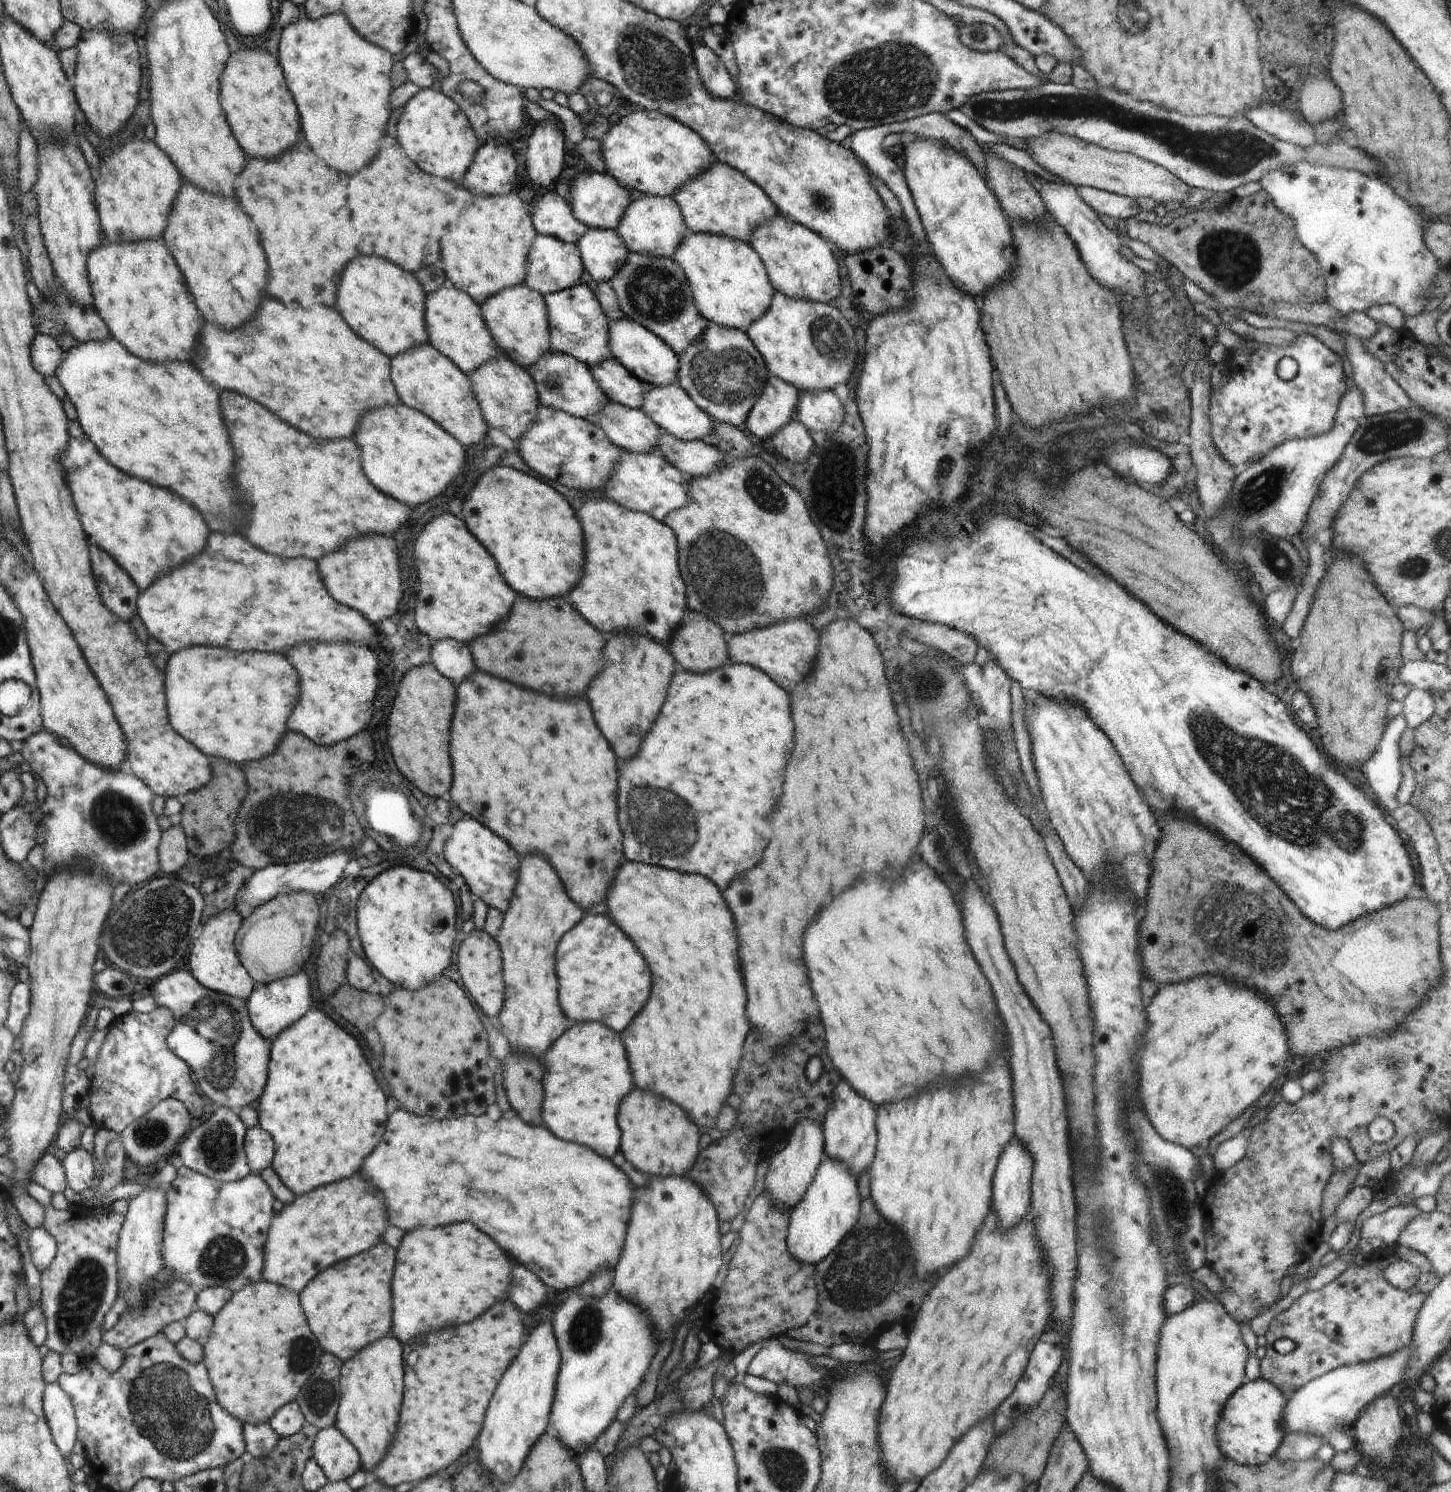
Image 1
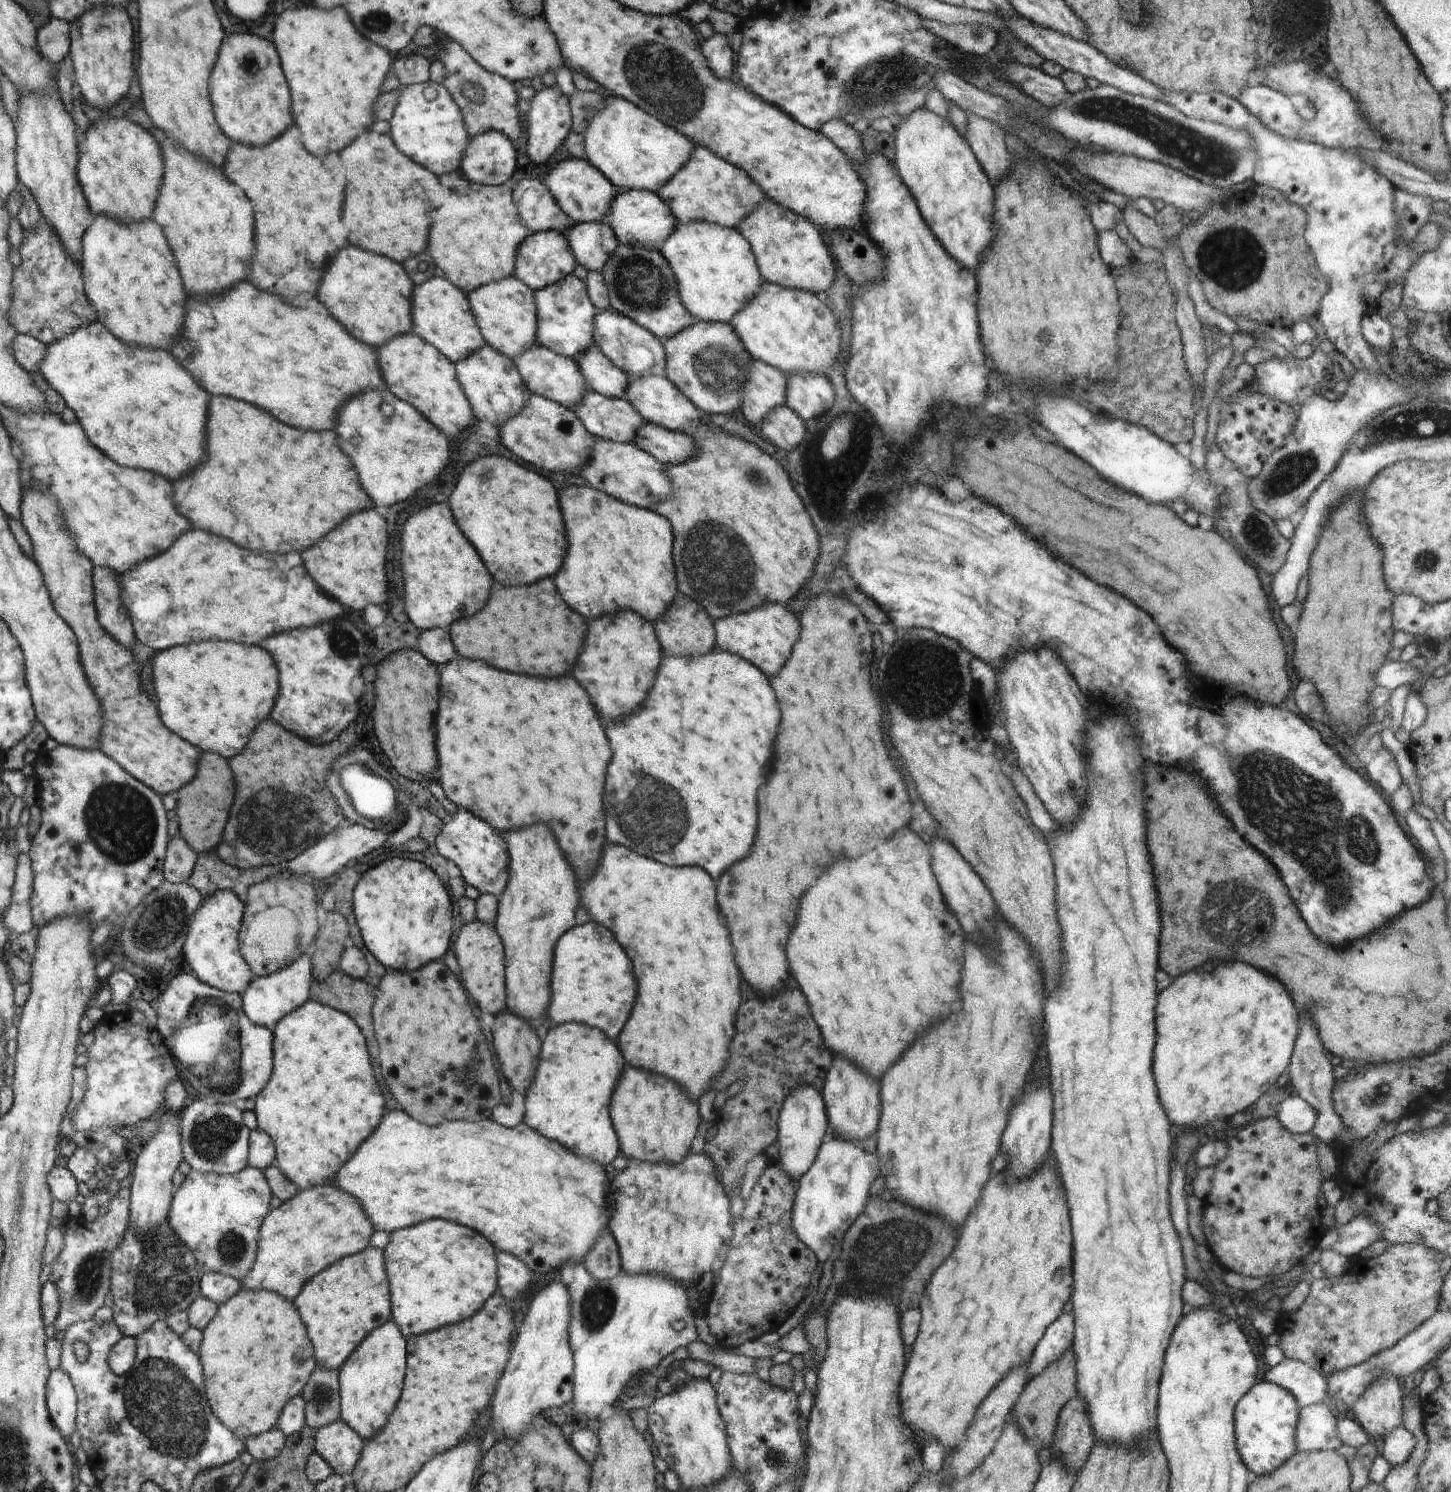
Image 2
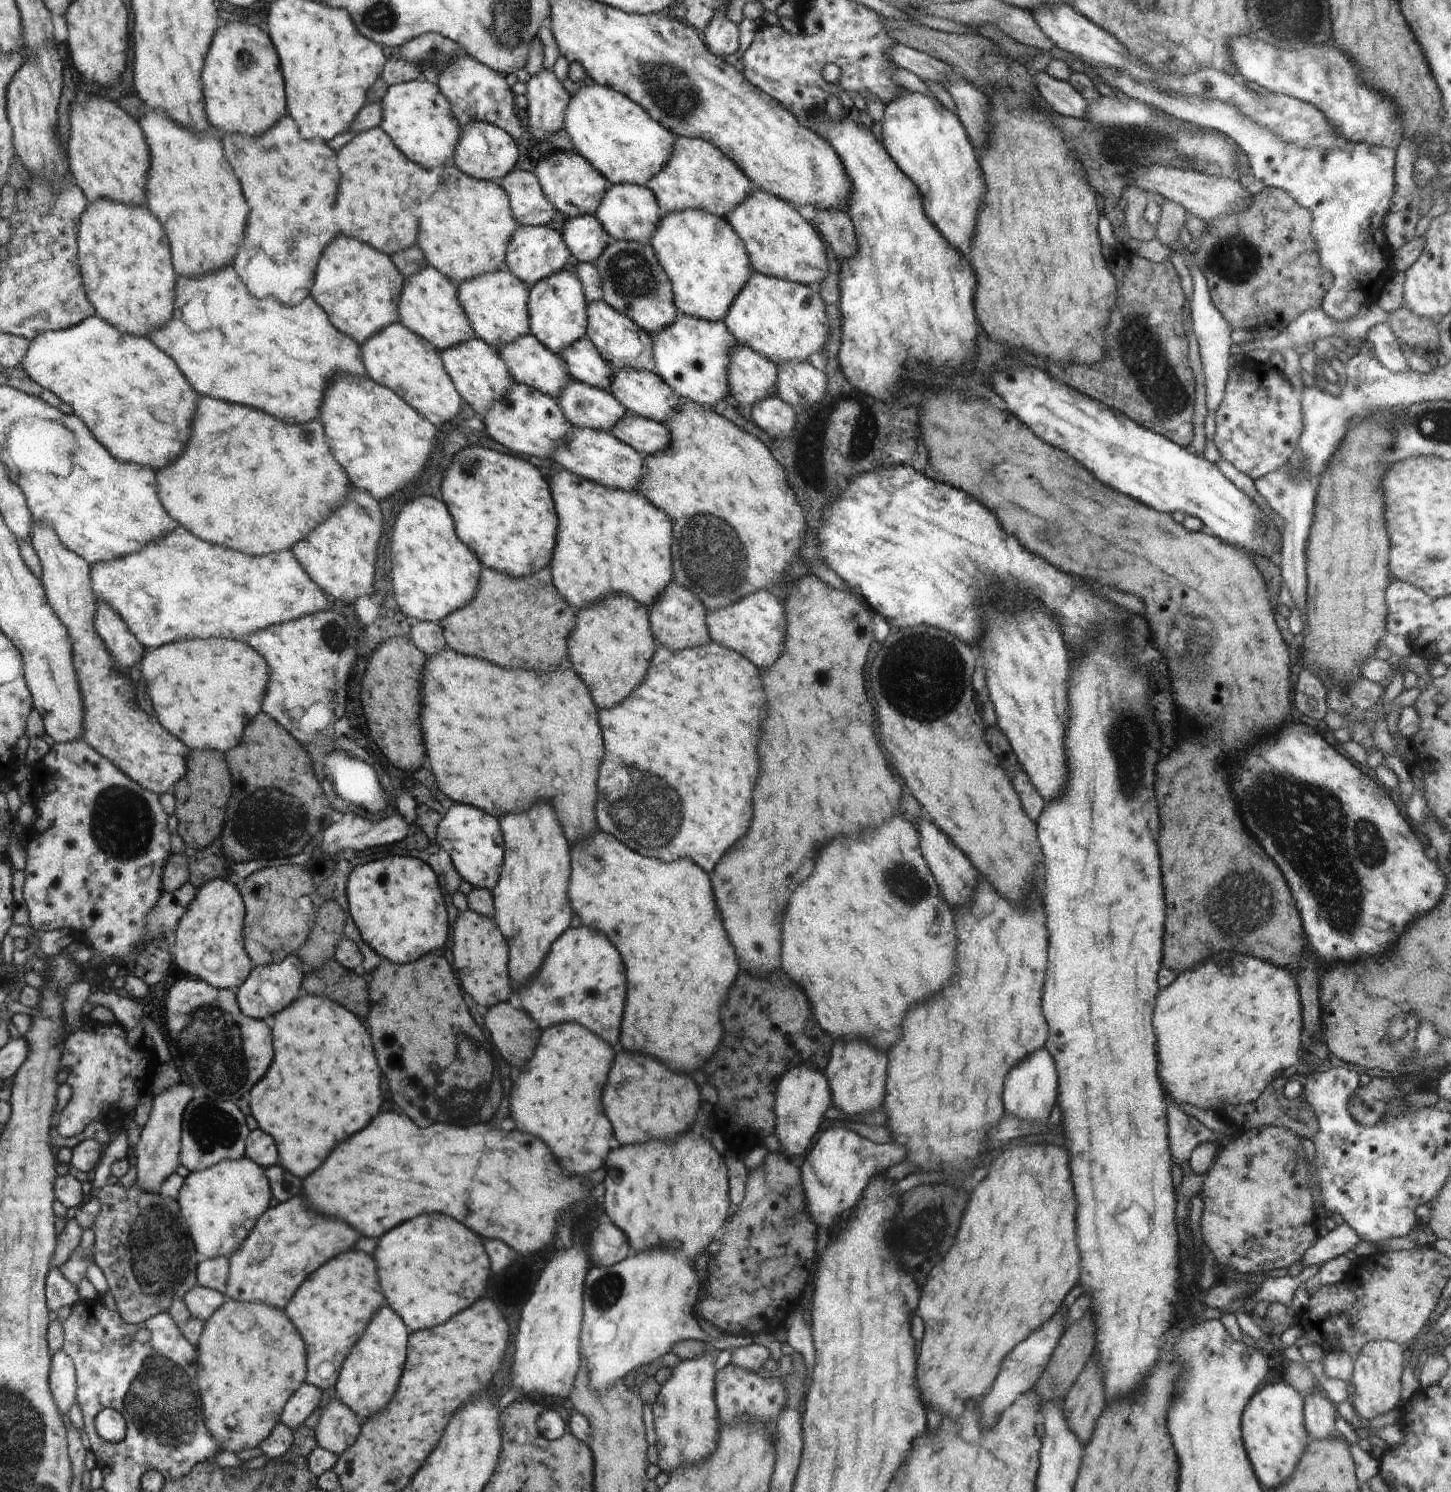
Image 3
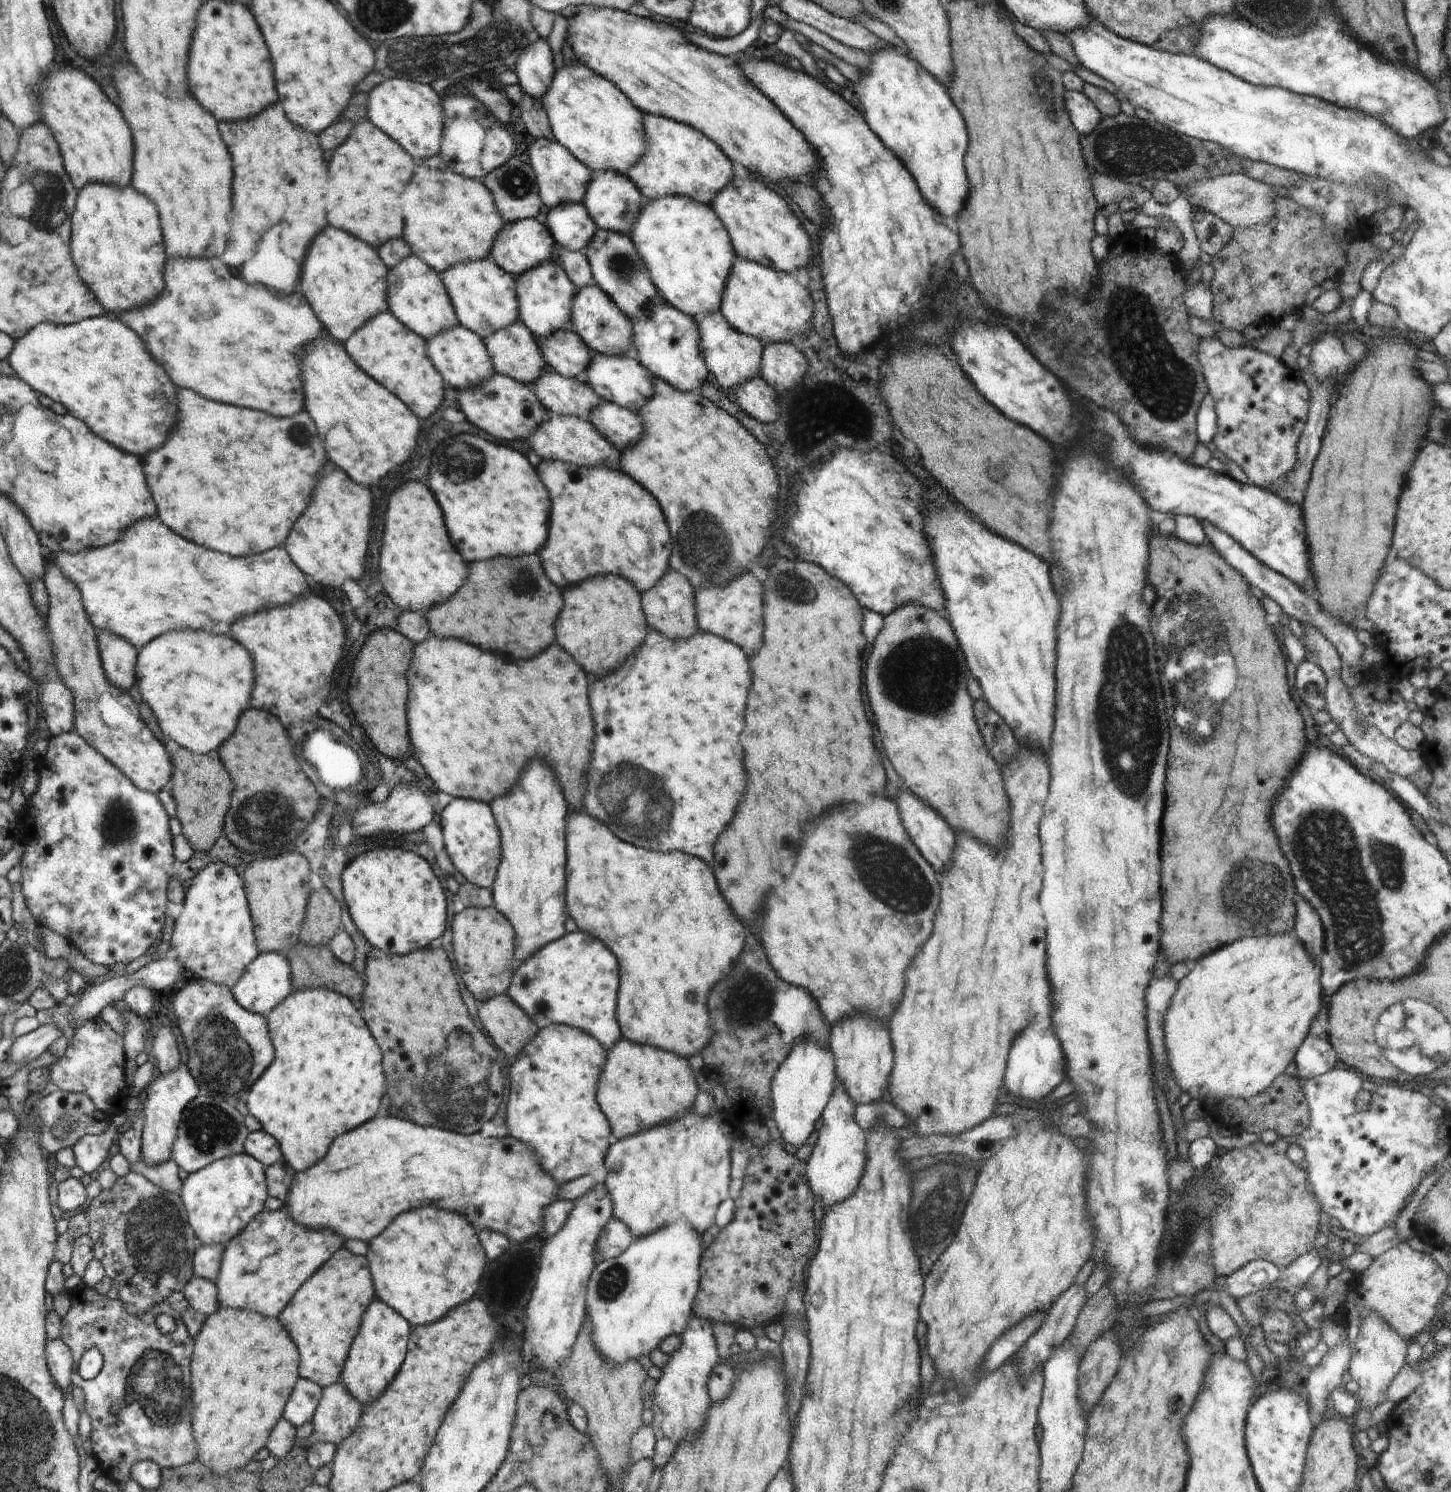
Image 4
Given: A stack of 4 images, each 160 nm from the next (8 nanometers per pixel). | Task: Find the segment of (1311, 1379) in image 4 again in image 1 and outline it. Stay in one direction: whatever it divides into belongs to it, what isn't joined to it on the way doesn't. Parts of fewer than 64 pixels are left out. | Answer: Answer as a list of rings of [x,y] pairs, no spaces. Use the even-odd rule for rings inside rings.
[[[1285,1433],[1273,1457],[1284,1462],[1312,1460],[1317,1450],[1326,1444],[1320,1437],[1304,1433]]]

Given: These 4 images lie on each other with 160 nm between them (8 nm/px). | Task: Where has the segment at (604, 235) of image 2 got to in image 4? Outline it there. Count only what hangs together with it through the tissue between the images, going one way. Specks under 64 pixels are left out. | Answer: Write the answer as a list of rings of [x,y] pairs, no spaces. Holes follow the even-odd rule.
[[[564,203],[547,215],[558,245],[571,251],[584,252],[596,236],[598,226],[583,203]]]

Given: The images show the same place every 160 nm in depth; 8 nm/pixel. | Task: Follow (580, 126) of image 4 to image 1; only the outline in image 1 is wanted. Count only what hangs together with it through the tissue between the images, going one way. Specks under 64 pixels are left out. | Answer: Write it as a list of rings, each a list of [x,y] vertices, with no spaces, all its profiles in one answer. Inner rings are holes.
[[[658,111],[631,112],[622,119],[614,118],[610,130],[601,140],[601,150],[605,160],[606,170],[615,179],[620,180],[626,188],[644,192],[655,197],[672,197],[679,189],[682,189],[689,181],[703,174],[713,166],[713,156],[710,145],[687,125],[666,116]]]

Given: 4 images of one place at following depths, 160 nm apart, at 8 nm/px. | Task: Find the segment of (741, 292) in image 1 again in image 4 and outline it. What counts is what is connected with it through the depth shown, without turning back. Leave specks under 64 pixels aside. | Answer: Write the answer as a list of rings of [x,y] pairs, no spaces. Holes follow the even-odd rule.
[[[666,195],[662,199],[645,200],[638,218],[628,235],[648,265],[653,283],[664,300],[680,312],[693,316],[698,323],[705,316],[720,311],[727,278],[731,274],[737,255],[730,235],[714,209],[687,196]]]

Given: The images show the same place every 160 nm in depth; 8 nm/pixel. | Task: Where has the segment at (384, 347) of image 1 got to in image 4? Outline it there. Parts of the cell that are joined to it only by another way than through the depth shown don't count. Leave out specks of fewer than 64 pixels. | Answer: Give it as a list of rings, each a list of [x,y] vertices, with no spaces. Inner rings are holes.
[[[328,228],[328,232],[324,232],[320,240],[316,238],[314,246],[308,248],[303,276],[300,276],[301,294],[311,304],[312,312],[325,330],[343,344],[376,314],[388,311],[387,275],[387,264],[380,260],[374,246],[348,232]]]

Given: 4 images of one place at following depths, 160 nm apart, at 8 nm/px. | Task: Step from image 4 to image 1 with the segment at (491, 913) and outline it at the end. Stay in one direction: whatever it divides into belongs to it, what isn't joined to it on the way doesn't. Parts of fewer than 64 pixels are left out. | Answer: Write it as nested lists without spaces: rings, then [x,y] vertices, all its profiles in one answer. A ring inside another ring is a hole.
[[[473,929],[468,937],[462,941],[458,950],[459,973],[469,995],[472,996],[472,1000],[480,1005],[486,1016],[490,1016],[490,1018],[498,1016],[498,1012],[503,1010],[506,995],[502,970],[500,970],[500,966],[502,966],[500,958],[502,956],[500,956],[498,941],[484,930]]]

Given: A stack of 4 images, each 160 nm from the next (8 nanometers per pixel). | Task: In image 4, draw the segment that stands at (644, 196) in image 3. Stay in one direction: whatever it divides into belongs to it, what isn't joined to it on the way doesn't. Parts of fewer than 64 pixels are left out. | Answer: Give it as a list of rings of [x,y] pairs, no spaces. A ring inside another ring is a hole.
[[[616,171],[593,173],[583,205],[598,228],[615,233],[628,234],[639,220],[645,198],[640,188],[625,174]]]

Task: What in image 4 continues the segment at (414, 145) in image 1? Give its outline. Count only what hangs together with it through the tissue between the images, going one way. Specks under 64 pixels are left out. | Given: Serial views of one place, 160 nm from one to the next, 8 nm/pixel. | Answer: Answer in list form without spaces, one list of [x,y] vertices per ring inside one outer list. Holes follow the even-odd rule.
[[[386,78],[368,92],[367,119],[406,148],[406,152],[412,152],[412,156],[424,160],[441,151],[444,126],[442,103],[442,96],[426,83]]]

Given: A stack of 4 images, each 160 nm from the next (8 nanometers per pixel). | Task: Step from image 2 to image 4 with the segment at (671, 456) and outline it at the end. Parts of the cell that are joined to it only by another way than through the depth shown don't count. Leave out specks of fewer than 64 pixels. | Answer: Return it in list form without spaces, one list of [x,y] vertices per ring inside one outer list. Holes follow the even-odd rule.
[[[601,399],[600,404],[590,412],[588,421],[616,448],[628,448],[642,438],[644,422],[636,413],[622,408],[616,402]]]

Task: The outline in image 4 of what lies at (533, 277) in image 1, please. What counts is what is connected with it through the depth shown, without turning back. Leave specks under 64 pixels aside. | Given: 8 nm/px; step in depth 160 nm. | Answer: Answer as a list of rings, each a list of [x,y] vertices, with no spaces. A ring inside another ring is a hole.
[[[536,219],[506,223],[497,235],[490,258],[514,277],[552,261],[556,248],[548,230]]]

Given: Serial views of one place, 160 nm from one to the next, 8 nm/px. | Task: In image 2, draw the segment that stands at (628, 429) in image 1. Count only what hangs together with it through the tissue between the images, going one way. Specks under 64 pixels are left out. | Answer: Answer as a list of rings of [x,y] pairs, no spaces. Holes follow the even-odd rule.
[[[588,388],[578,405],[570,410],[596,438],[630,443],[646,420],[624,398],[605,397]]]

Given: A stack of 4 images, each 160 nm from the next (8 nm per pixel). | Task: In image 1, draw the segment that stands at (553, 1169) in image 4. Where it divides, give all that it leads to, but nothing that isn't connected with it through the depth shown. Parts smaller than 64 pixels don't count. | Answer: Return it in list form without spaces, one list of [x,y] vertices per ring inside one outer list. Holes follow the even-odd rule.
[[[596,1021],[573,1024],[572,1028],[568,1028],[568,1032],[564,1032],[564,1040],[560,1040],[556,1048],[550,1048],[543,1060],[548,1071],[545,1080],[545,1090],[548,1088],[548,1108],[544,1108],[542,1112],[546,1122],[546,1124],[542,1122],[543,1126],[552,1128],[552,1132],[562,1140],[596,1148],[600,1156],[612,1158],[620,1146],[620,1130],[616,1124],[618,1104],[632,1090],[632,1074],[620,1034]]]

